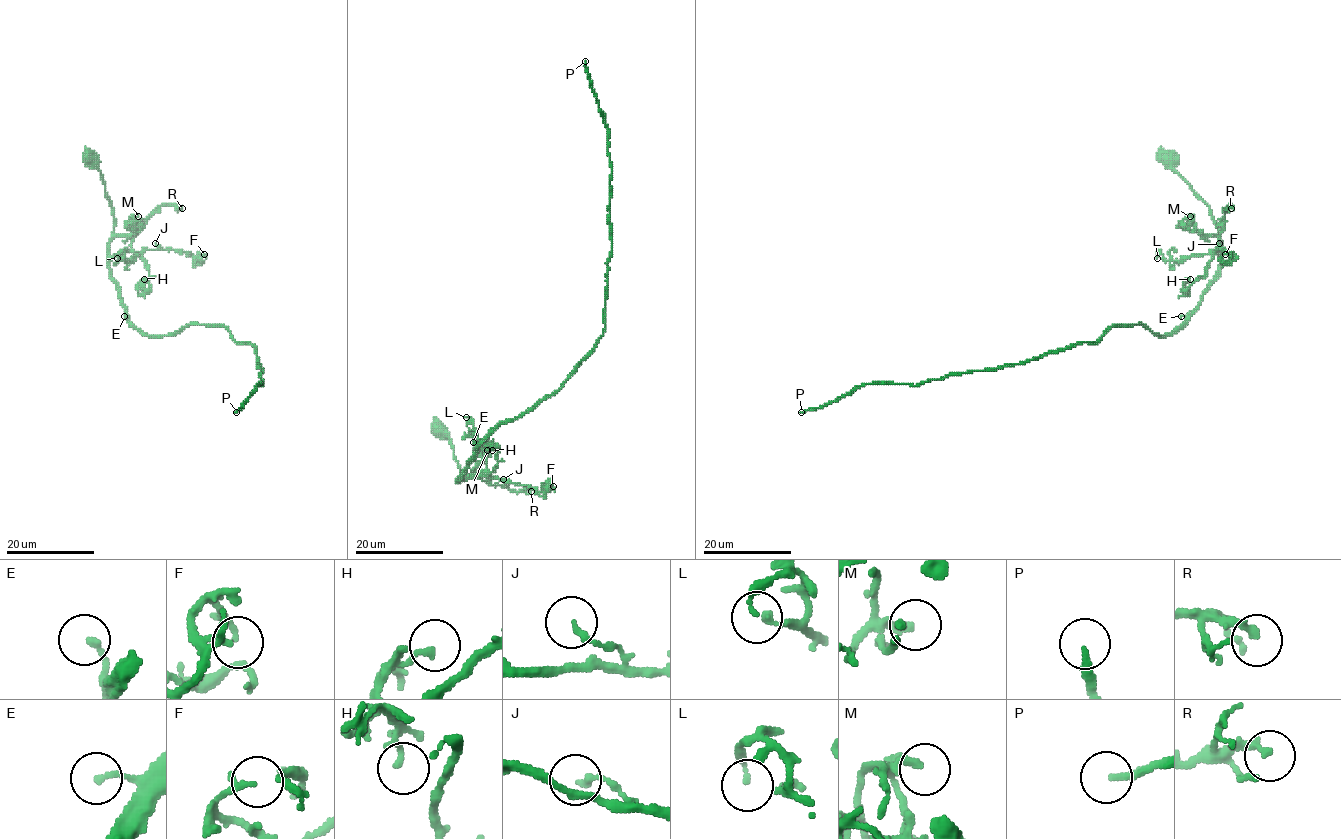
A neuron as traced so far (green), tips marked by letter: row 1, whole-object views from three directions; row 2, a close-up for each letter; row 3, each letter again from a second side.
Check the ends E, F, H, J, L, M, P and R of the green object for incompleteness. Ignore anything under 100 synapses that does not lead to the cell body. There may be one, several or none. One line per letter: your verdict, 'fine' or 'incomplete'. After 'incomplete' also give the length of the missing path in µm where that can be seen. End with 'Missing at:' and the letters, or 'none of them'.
E: fine
F: fine
H: fine
J: fine
L: fine
M: fine
P: incomplete; missing 180 µm
R: fine
Missing at: P

